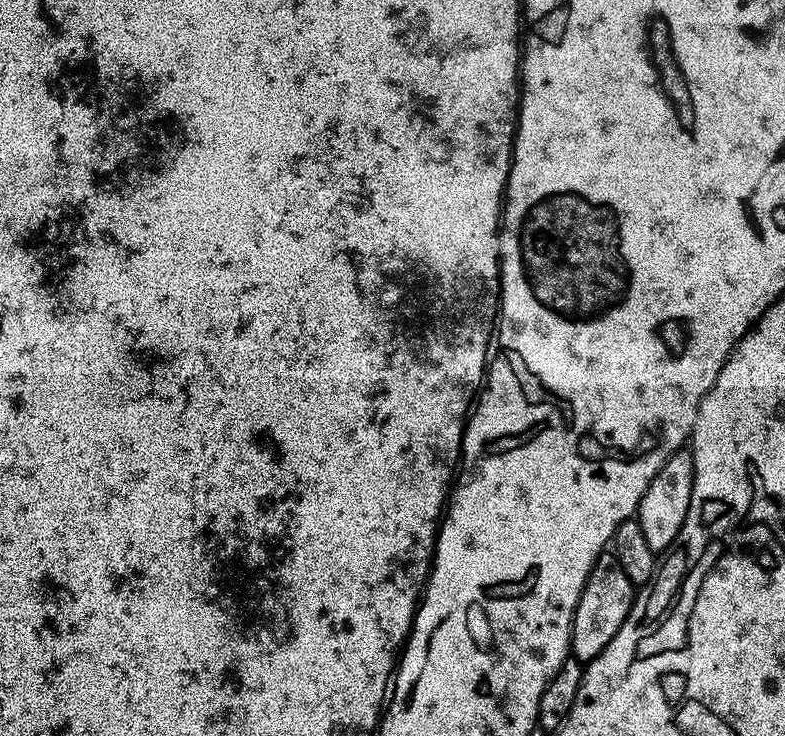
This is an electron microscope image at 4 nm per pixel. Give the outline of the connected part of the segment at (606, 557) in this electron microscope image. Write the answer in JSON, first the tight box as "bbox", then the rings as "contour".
{"bbox":[570,551,636,662],"contour":[[[615,551],[601,552],[586,578],[586,586],[574,610],[570,652],[575,659],[587,662],[598,658],[598,654],[602,654],[602,650],[610,646],[614,634],[625,631],[629,623],[628,615],[632,612],[632,603],[636,600],[636,592],[630,578],[626,578],[626,570],[622,570],[622,562],[618,562]]]}

